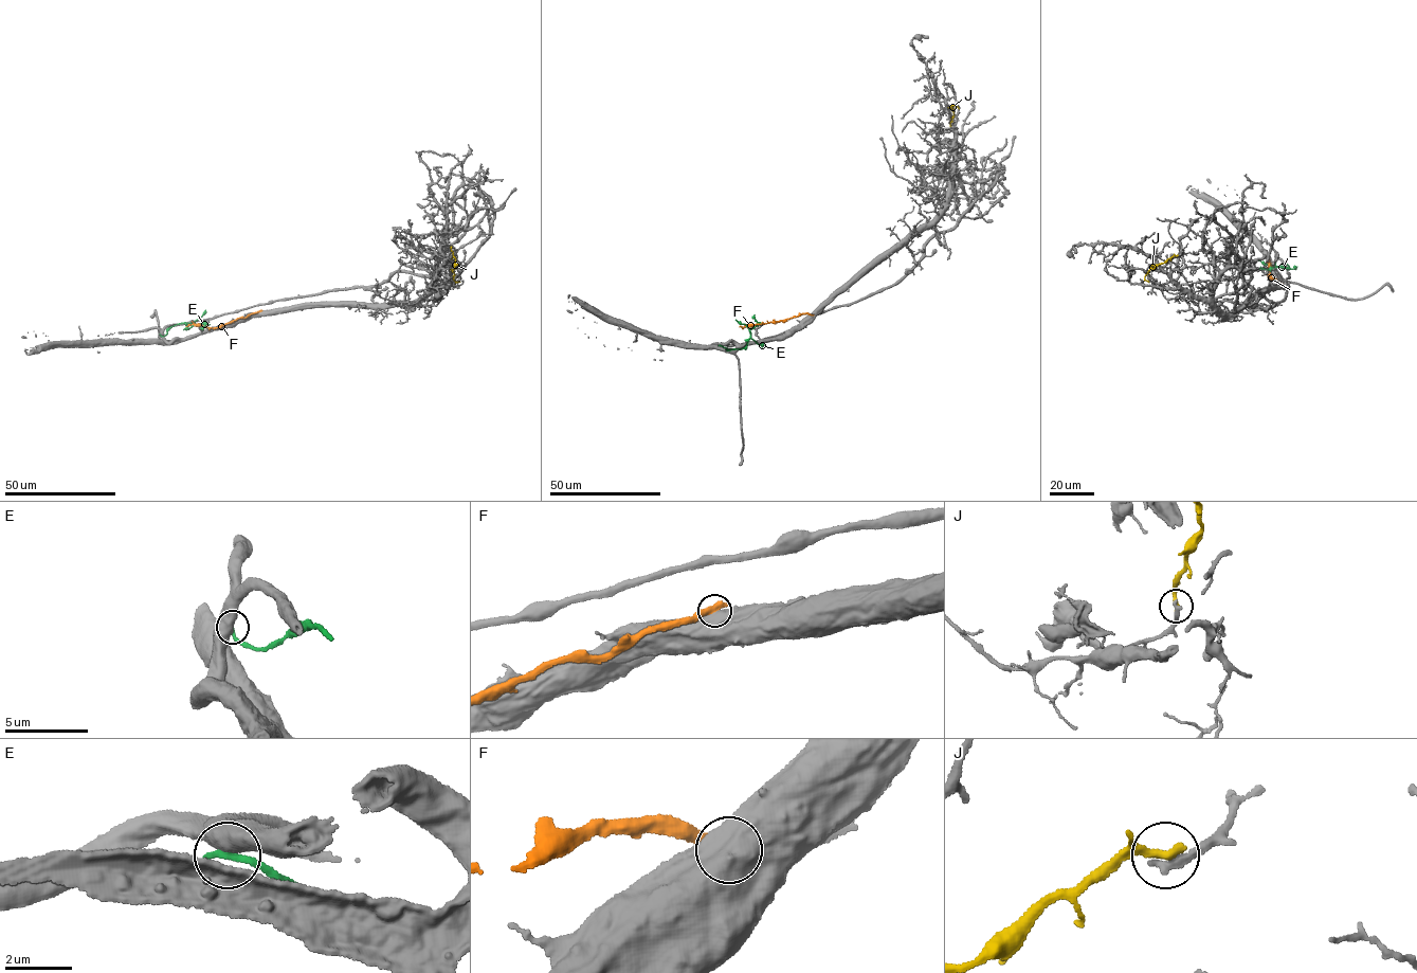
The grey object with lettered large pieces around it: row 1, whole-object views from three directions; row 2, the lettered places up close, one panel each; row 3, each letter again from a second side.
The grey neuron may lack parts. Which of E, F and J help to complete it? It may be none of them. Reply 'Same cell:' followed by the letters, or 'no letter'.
Same cell: no letter

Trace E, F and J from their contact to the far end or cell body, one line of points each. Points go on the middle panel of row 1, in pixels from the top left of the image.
E: (720, 345), (727, 349), (743, 348), (750, 330), (757, 325), (754, 314)
F: (811, 314), (740, 326)
J: (950, 125), (954, 112), (949, 107), (954, 105), (959, 109)

